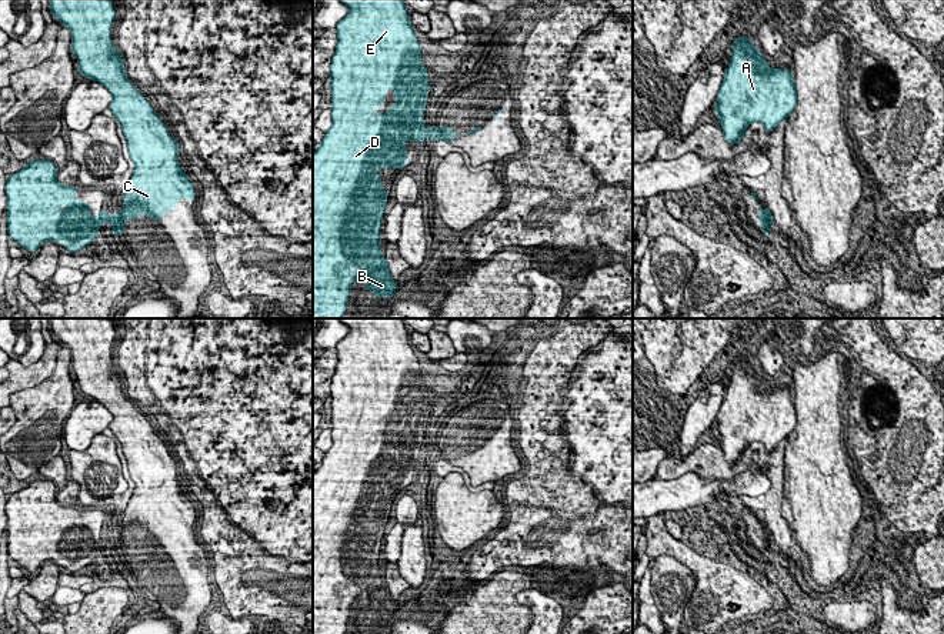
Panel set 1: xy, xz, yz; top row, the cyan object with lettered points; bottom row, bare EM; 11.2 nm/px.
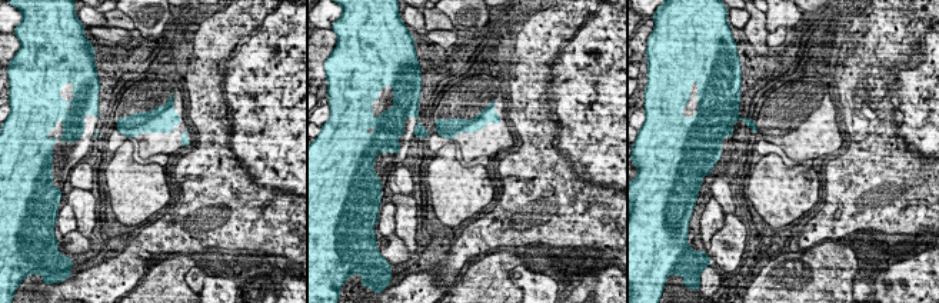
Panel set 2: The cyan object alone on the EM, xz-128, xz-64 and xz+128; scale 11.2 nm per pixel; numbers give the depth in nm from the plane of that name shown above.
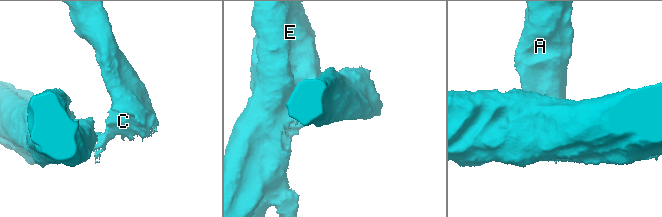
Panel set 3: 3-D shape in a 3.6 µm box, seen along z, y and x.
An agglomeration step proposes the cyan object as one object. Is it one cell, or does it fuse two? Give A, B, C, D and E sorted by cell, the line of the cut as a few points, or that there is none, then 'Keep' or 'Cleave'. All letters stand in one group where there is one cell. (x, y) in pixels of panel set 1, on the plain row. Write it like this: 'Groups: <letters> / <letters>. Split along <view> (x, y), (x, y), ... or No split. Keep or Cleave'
Groups: A C / B D E. Split along xz (442, 446), (443, 459). Cleave

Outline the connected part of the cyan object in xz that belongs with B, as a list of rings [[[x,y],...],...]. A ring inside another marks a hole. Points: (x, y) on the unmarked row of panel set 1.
[[[338,318],[350,327],[347,336],[337,343],[337,366],[330,386],[333,446],[326,451],[313,473],[313,634],[344,634],[350,607],[356,600],[367,598],[367,610],[376,617],[396,617],[397,603],[391,600],[388,583],[378,564],[387,513],[374,491],[380,488],[403,488],[407,485],[406,461],[443,460],[443,447],[424,447],[428,393],[421,384],[421,364],[417,360],[407,326],[401,318]],[[391,408],[396,424],[381,436],[374,431],[386,421],[386,410]]]

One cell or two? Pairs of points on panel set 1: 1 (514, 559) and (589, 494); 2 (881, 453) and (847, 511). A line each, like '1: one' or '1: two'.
1: one
2: two

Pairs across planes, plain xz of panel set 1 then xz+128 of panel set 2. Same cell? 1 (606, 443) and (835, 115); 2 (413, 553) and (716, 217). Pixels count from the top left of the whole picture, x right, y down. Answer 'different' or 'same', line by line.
1: different
2: different

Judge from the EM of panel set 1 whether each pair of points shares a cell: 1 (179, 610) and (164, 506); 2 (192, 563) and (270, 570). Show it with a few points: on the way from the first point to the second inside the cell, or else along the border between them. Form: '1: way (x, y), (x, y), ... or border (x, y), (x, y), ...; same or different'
1: way (182, 584), (182, 546), (174, 531); same
2: border (212, 551), (213, 556); different

